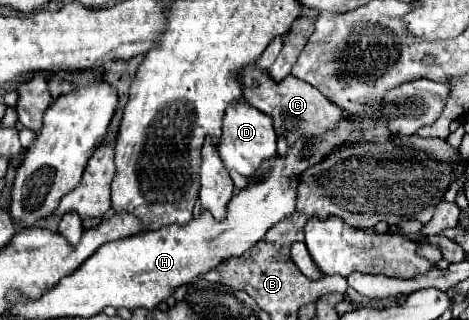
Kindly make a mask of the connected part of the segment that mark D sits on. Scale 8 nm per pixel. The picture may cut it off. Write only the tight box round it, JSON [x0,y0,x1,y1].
[218,101,276,177]

